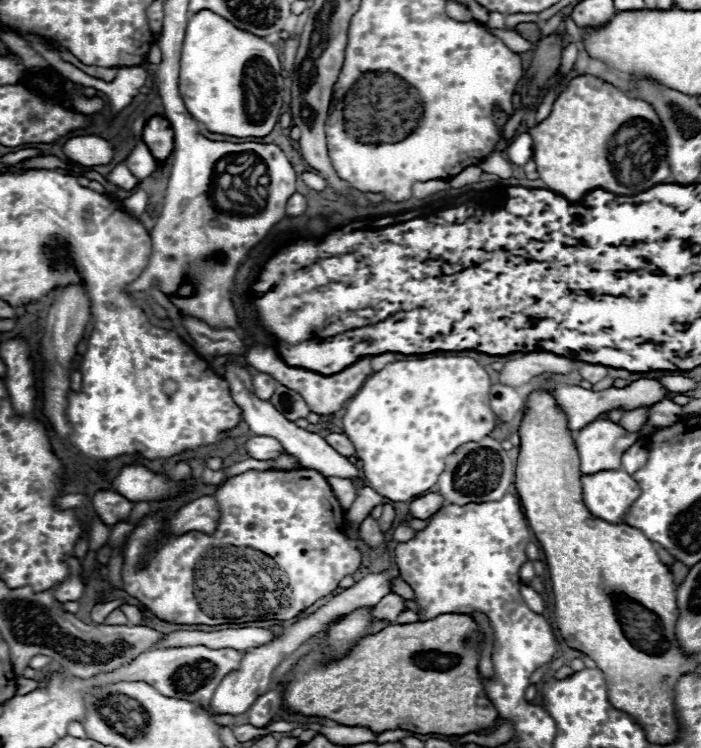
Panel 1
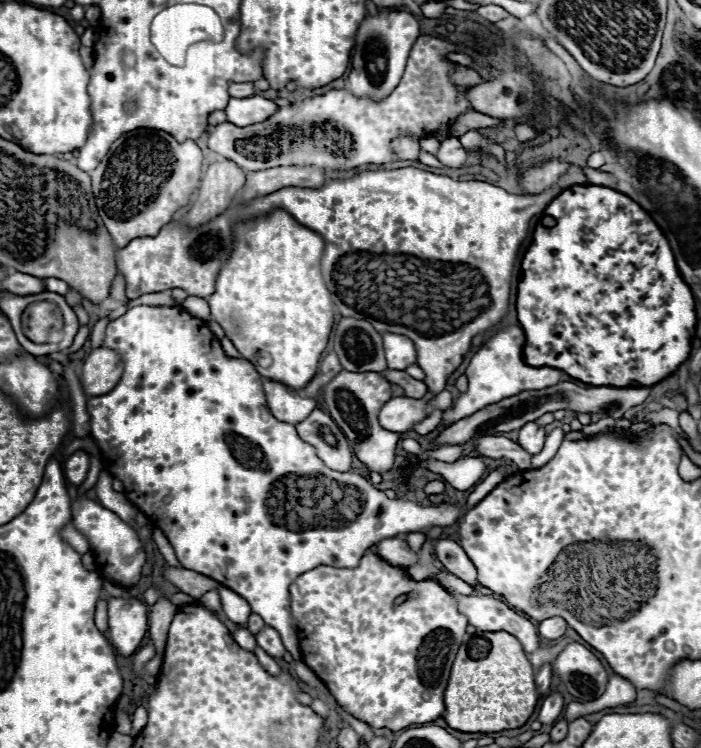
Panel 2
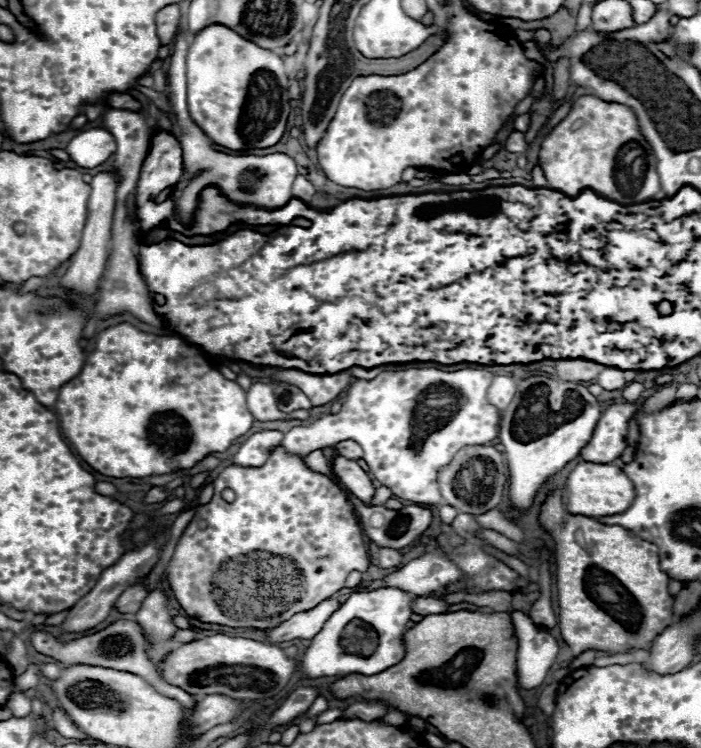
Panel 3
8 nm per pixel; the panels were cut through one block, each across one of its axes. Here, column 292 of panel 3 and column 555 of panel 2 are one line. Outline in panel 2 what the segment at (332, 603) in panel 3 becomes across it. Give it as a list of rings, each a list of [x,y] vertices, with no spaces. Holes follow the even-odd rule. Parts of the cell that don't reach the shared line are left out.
[[[552,616],[552,618],[546,618],[540,622],[538,626],[538,632],[542,638],[548,638],[548,640],[556,640],[556,638],[562,638],[564,632],[566,632],[568,624],[564,622],[564,618],[560,616]]]

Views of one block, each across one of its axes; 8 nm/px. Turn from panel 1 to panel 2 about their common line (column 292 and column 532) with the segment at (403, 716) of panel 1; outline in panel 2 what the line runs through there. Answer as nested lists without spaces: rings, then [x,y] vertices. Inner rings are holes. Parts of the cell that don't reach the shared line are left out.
[[[476,632],[468,644],[462,644],[452,664],[444,702],[444,720],[460,732],[502,732],[524,726],[536,708],[538,692],[534,668],[518,638],[508,632]]]

